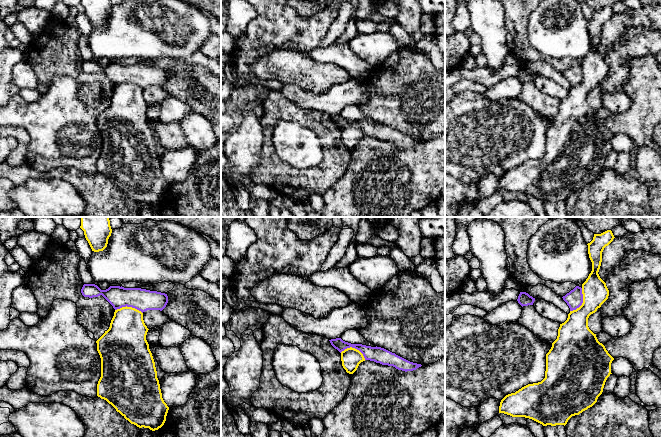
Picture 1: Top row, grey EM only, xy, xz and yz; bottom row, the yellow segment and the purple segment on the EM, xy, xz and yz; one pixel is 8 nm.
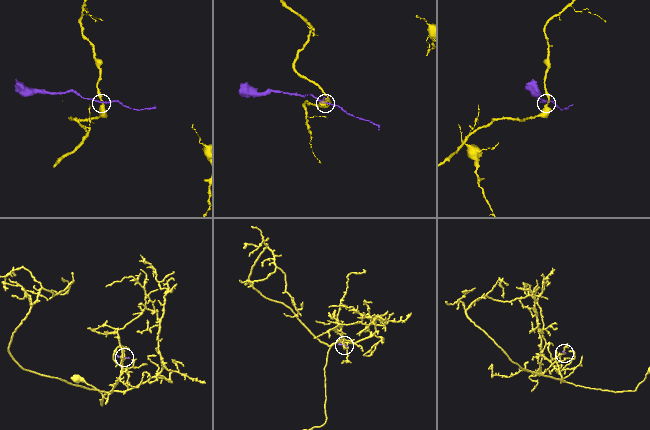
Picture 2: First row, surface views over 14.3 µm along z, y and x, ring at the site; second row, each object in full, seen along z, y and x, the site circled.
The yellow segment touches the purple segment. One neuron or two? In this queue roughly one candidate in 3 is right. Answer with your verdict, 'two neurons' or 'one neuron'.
two neurons

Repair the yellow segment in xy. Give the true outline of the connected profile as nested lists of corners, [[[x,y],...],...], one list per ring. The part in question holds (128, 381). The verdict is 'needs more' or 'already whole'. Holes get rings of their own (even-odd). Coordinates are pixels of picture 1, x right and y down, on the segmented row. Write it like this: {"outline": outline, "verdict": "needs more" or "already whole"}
{"outline": [[[127,306],[115,310],[109,329],[96,341],[101,358],[97,396],[111,404],[131,424],[155,431],[164,425],[169,407],[162,398],[155,362],[146,340],[148,330],[141,311]]], "verdict": "already whole"}

